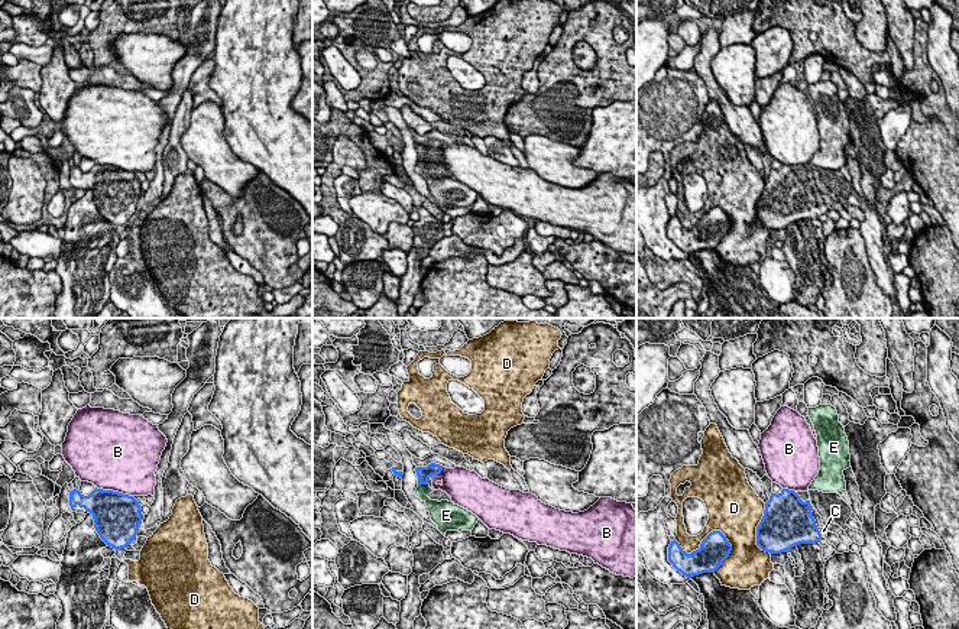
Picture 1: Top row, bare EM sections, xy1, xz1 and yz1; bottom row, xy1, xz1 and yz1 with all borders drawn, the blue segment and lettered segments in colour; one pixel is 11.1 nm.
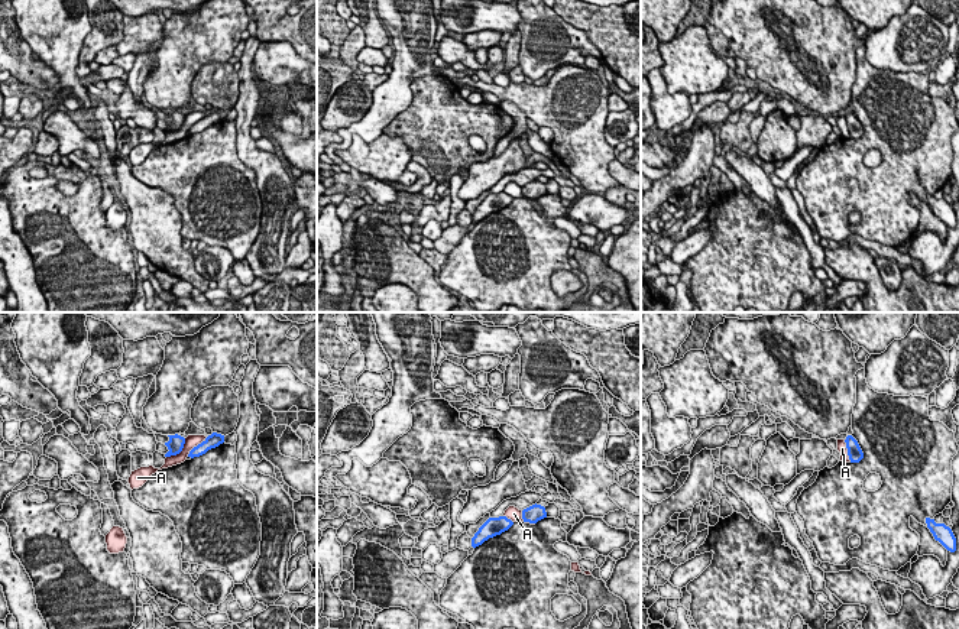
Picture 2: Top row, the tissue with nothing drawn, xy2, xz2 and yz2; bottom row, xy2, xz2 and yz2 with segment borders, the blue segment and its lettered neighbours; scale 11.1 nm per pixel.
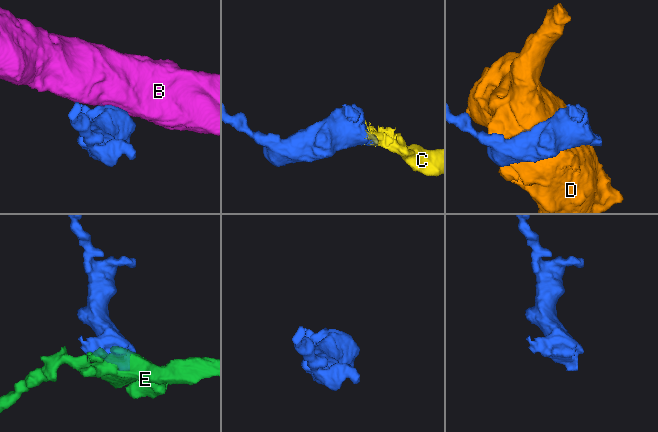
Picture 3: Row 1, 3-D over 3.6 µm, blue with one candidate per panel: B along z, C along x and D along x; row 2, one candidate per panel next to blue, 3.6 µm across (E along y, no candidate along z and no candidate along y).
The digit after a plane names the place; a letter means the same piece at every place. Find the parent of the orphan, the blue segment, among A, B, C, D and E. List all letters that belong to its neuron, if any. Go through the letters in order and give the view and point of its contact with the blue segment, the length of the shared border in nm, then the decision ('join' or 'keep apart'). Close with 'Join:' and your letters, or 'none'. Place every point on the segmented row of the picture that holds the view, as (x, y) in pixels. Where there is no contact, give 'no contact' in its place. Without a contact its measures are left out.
A: meets blue in xy2 at (180, 451); contact 320 nm long; keep apart
B: meets blue in xy1 at (114, 492); contact 440 nm long; keep apart
C: meets blue in yz1 at (819, 532); contact 120 nm long; join
D: meets blue in yz1 at (705, 538); contact 650 nm long; keep apart
E: meets blue in xz1 at (423, 483); contact 120 nm long; keep apart
Join: C

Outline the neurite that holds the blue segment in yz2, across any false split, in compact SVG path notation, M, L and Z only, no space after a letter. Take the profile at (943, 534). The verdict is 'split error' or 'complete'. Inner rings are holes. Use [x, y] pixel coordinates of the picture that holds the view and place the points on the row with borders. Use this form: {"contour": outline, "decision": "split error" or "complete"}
{"contour": "M926 518L927 528L947 551L956 551L956 538L949 526L945 523L936 523L934 519Z", "decision": "complete"}

